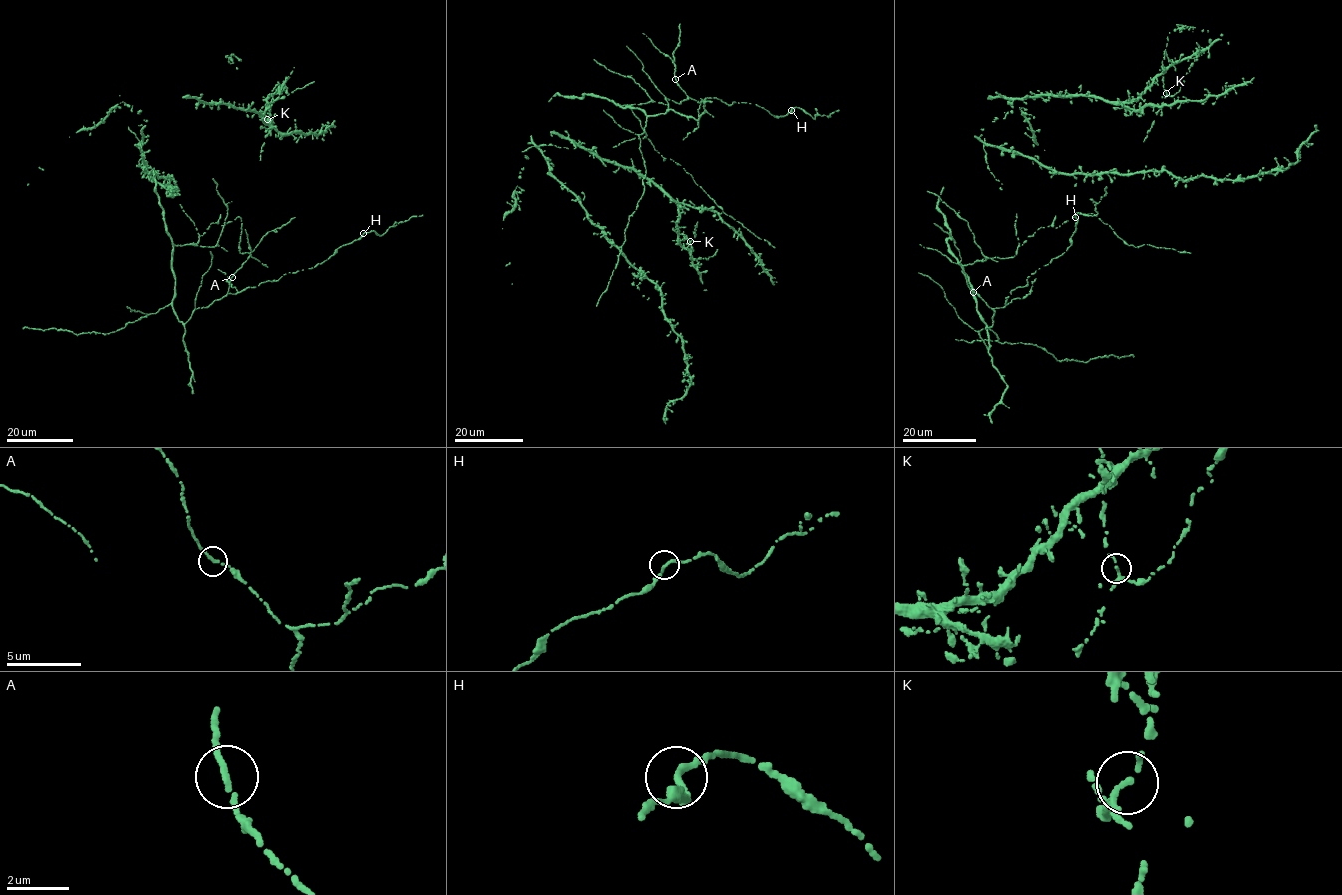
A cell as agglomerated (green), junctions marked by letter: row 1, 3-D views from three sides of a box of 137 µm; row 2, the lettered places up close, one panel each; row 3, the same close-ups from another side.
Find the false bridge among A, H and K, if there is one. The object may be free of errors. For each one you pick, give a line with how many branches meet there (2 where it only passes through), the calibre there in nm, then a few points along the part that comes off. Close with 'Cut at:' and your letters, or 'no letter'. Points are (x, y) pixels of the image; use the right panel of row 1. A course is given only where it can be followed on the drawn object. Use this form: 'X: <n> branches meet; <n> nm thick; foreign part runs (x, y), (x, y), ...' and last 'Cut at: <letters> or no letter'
K: 2 branches meet; 200 nm thick
Cut at: K

